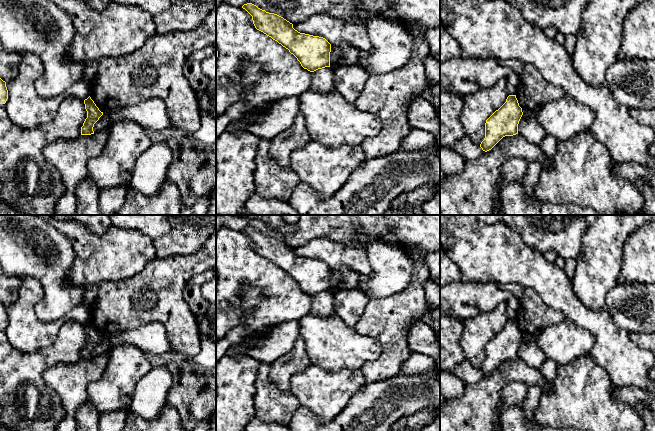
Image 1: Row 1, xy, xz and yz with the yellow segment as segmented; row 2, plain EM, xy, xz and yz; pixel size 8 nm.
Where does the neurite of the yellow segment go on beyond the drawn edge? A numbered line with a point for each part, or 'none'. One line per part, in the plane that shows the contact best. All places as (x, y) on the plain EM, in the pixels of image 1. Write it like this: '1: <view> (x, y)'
none

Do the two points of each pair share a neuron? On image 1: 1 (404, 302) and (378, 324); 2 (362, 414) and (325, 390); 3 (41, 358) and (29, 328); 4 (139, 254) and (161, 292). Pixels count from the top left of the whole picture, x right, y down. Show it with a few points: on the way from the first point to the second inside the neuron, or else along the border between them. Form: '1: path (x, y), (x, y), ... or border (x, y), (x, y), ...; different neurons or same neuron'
1: path (398, 308), (387, 319), (384, 319); same neuron
2: border (363, 386), (331, 420); different neurons
3: border (57, 336), (49, 345), (33, 351), (15, 349); different neurons
4: border (155, 256), (140, 271), (125, 278); different neurons

